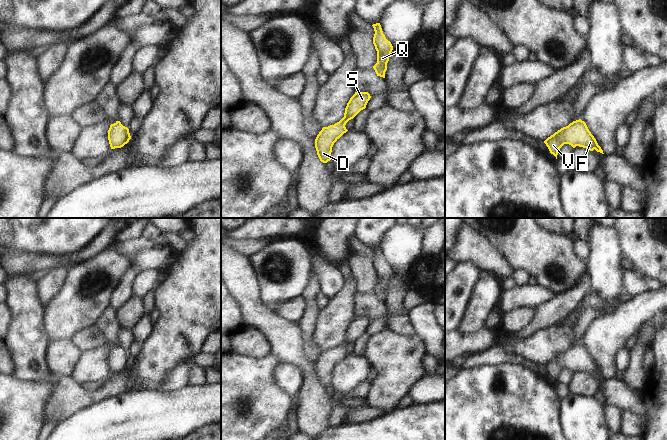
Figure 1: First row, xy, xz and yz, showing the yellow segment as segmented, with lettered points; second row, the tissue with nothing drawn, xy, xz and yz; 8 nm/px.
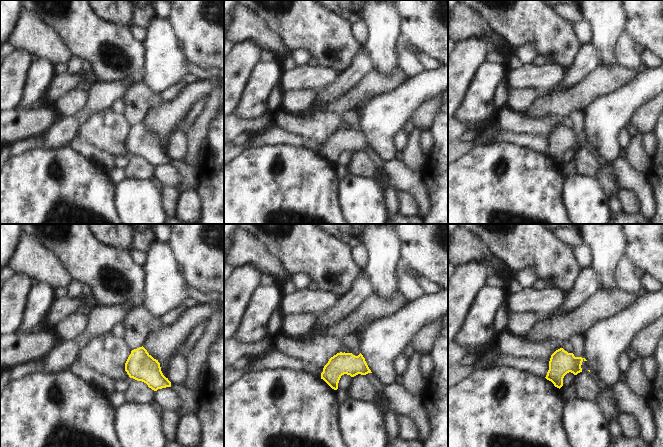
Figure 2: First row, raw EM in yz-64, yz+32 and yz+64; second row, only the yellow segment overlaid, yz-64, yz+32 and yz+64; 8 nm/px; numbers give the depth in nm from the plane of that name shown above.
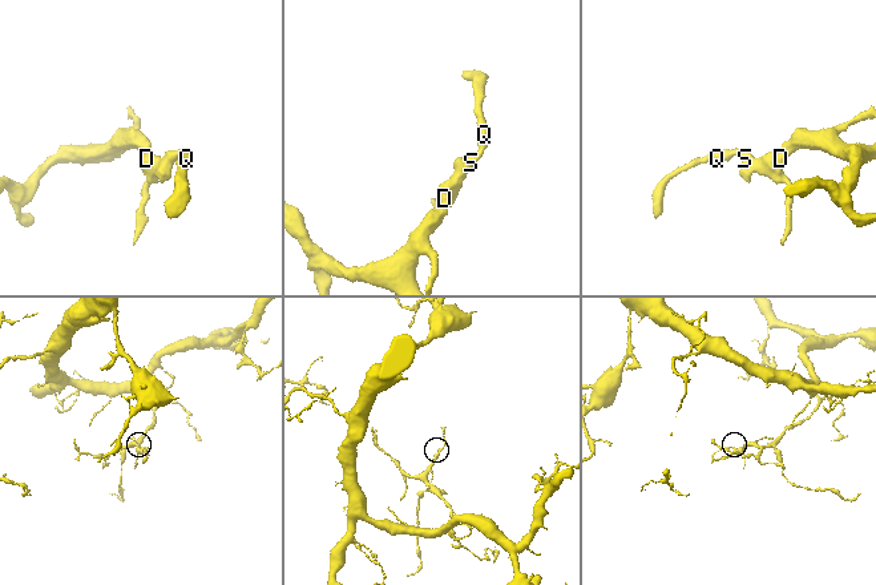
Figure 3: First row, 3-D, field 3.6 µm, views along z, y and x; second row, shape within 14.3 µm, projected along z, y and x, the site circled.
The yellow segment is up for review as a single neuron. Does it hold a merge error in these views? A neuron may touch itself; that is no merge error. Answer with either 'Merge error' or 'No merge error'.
No merge error.

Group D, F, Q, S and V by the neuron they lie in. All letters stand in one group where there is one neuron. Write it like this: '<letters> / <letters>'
D F Q S V

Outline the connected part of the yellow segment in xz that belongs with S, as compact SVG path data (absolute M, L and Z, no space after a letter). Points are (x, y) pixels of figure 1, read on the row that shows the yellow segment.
M355 92L347 103L344 117L334 125L322 128L315 139L315 148L321 162L327 163L331 160L334 143L348 131L345 127L346 123L366 108L370 98L368 92Z

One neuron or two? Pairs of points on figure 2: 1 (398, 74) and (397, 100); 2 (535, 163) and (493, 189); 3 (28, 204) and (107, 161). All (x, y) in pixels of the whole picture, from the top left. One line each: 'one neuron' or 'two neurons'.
1: two neurons
2: one neuron
3: two neurons

